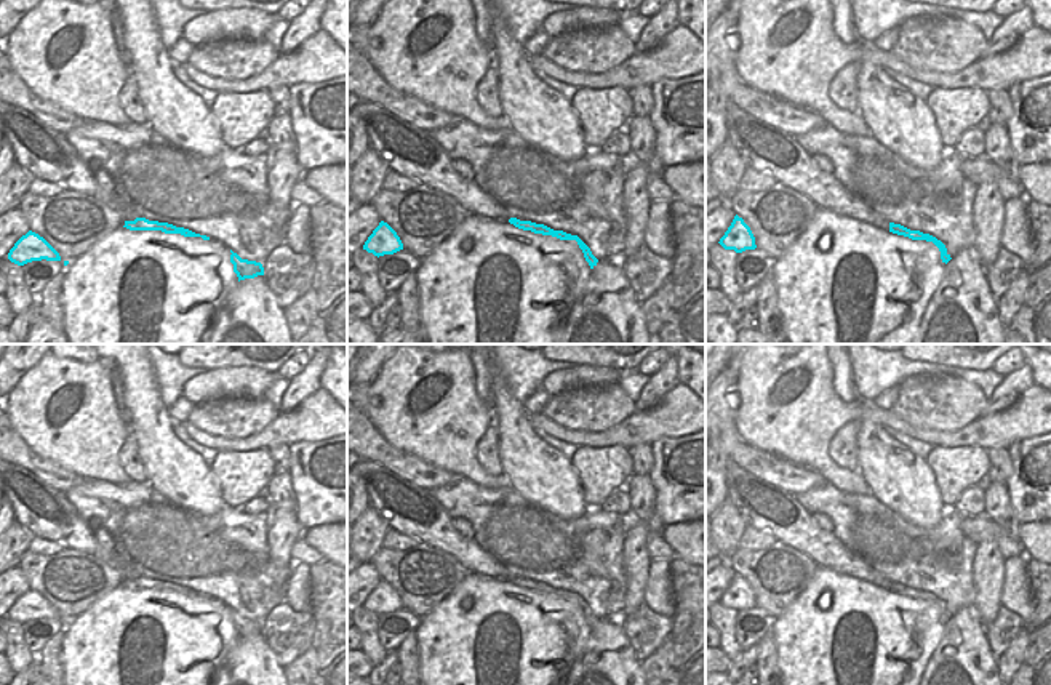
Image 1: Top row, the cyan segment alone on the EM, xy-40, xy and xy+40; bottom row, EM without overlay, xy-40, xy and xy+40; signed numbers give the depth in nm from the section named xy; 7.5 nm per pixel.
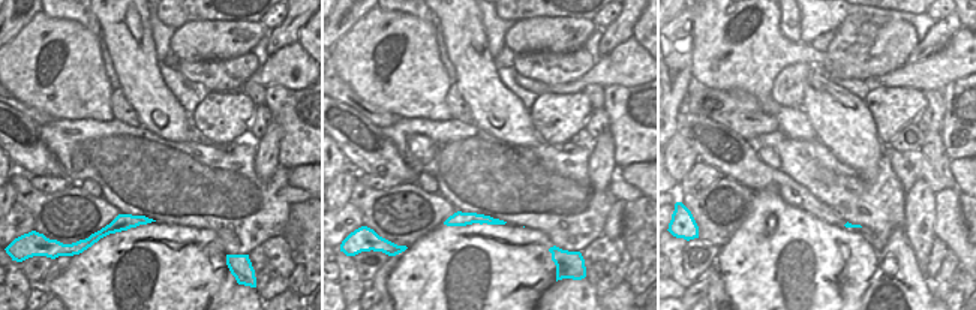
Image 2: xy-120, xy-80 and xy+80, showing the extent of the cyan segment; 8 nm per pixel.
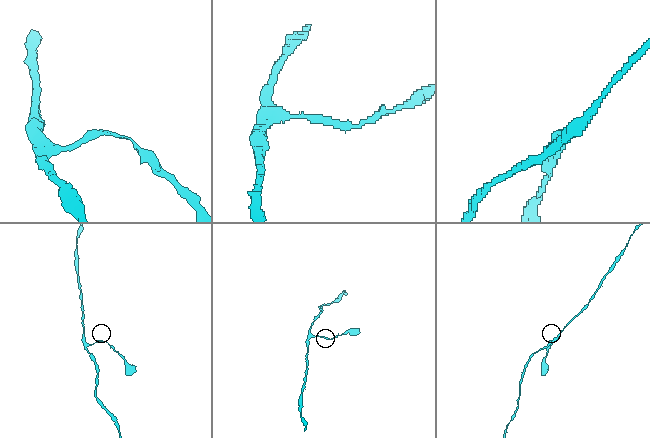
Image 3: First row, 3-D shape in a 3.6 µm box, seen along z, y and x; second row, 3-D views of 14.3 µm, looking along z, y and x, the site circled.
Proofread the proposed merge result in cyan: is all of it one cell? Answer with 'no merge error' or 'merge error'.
no merge error

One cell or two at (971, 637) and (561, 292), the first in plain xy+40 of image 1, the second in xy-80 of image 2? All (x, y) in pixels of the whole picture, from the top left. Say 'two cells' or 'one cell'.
one cell

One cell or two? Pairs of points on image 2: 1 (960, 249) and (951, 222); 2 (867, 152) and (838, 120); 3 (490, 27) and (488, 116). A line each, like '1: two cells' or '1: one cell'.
1: one cell
2: one cell
3: two cells

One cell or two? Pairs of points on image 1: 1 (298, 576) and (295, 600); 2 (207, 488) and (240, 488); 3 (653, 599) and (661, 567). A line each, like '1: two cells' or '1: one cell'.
1: one cell
2: two cells
3: one cell

